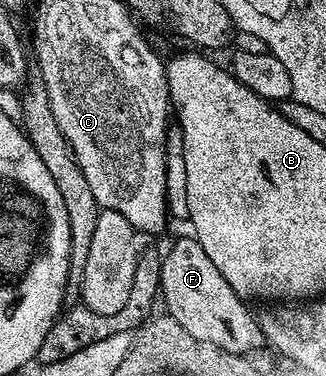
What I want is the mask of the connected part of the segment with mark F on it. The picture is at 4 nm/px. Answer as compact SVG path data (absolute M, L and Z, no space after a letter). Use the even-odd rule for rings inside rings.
M186 235L181 237L161 258L161 291L160 300L165 300L164 312L173 317L188 335L203 343L213 344L217 348L246 350L250 345L257 345L261 341L265 332L261 329L260 320L248 309L250 306L241 298L238 293L231 291L231 283L219 275L215 263L207 259L207 251L199 247L196 237Z

